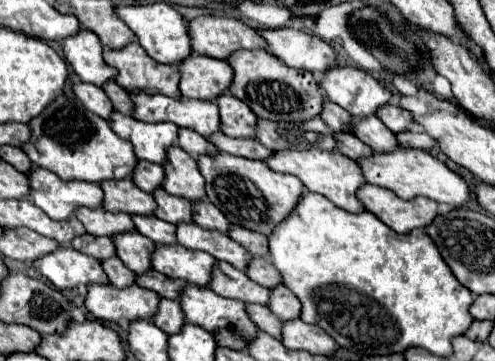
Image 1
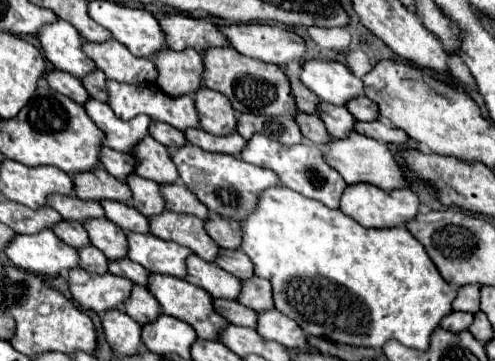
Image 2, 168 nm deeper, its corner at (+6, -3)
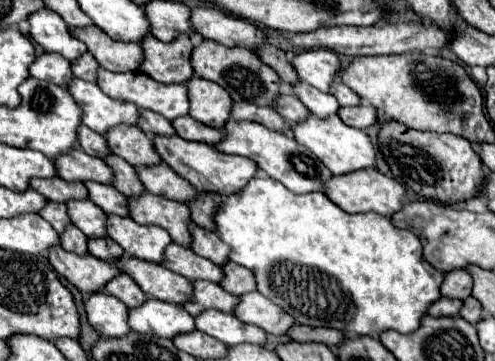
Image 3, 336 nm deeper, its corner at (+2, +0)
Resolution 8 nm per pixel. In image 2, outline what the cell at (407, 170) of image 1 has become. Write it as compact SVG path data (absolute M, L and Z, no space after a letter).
M350 133L348 139L334 139L328 145L322 145L326 161L330 167L334 167L348 185L356 185L356 183L370 183L376 185L384 191L392 191L392 189L402 189L408 187L406 175L402 165L396 161L396 155L388 149L388 145L364 137L360 133Z

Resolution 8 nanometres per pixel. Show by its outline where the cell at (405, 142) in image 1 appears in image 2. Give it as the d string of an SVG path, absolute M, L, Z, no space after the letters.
M372 121L372 123L356 123L356 131L366 135L366 137L374 137L376 141L382 141L382 143L392 143L392 145L404 145L410 141L408 133L384 123L384 121Z

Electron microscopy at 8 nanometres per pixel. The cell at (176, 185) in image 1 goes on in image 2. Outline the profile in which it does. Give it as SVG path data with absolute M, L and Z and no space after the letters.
M146 137L138 143L136 159L136 173L140 177L152 179L160 185L174 185L180 181L180 173L176 173L176 165L172 165L168 149L152 137Z

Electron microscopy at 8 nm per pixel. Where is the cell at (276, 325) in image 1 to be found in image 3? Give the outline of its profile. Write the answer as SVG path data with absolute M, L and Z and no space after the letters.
M196 280L196 282L192 282L192 286L194 286L192 300L182 304L182 308L192 316L196 316L196 314L200 314L202 310L208 310L208 308L216 308L216 310L222 310L222 312L232 312L234 306L238 304L236 296L228 294L226 290L222 290L214 282Z

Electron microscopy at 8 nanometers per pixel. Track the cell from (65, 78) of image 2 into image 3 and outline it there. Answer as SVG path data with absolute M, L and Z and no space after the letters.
M44 52L42 56L38 56L28 72L38 80L48 80L58 86L66 86L66 82L72 78L70 62L64 56L52 52Z

